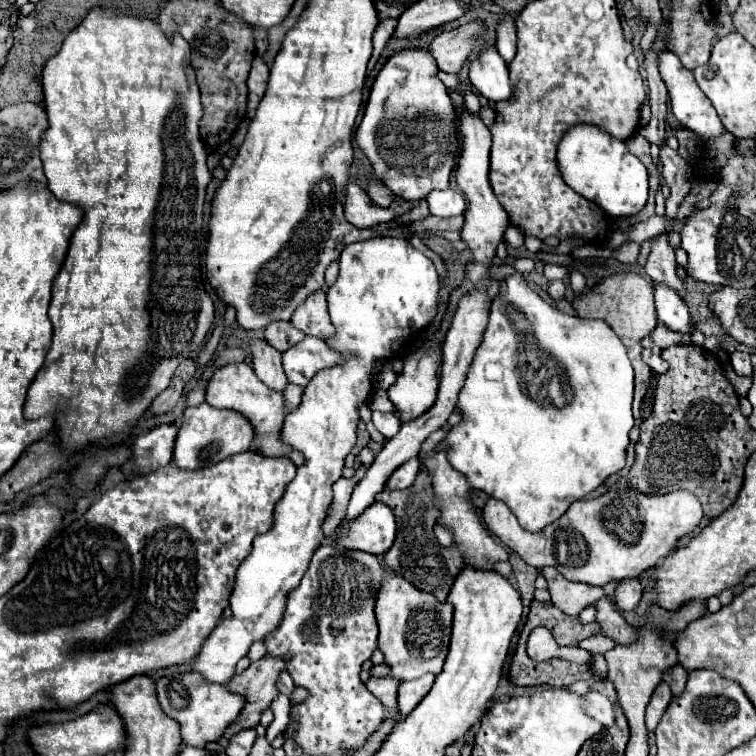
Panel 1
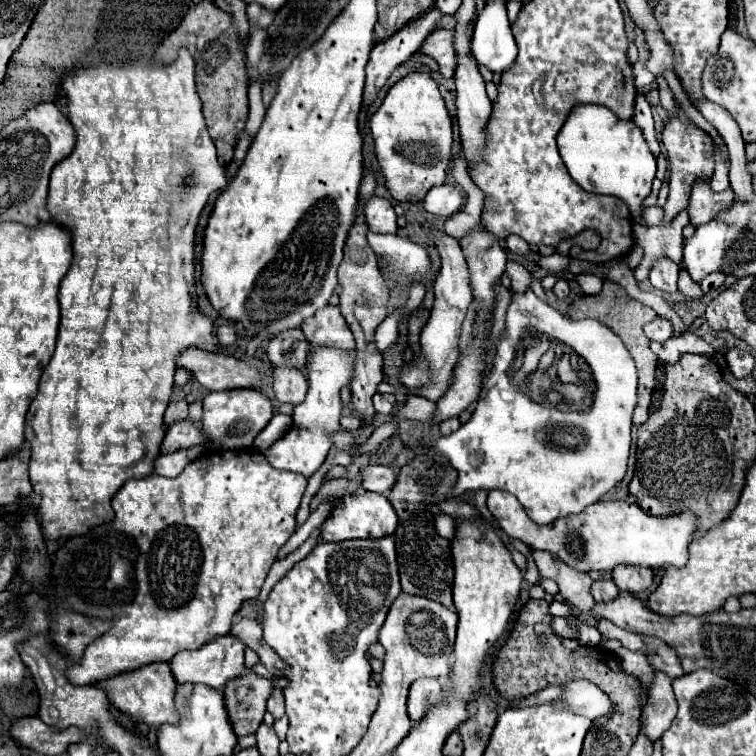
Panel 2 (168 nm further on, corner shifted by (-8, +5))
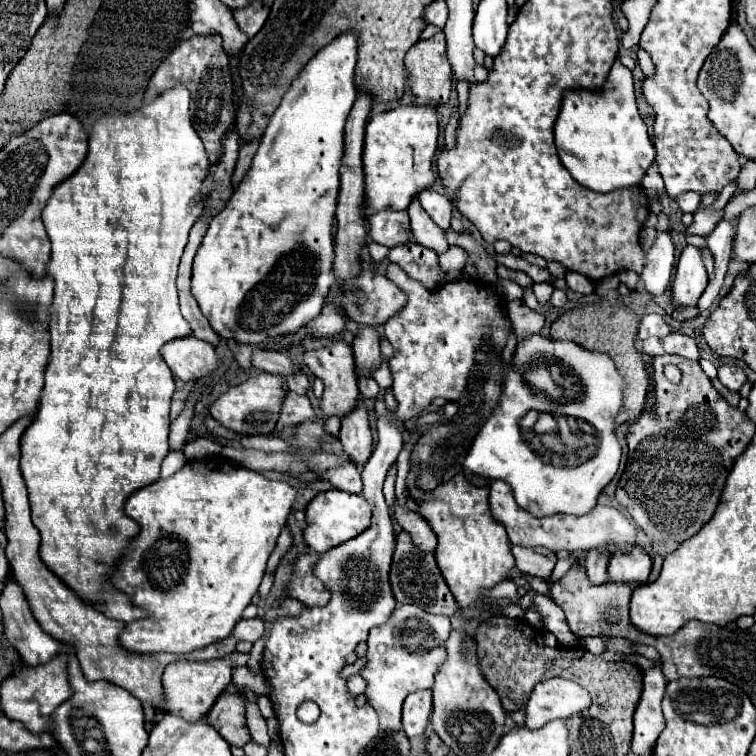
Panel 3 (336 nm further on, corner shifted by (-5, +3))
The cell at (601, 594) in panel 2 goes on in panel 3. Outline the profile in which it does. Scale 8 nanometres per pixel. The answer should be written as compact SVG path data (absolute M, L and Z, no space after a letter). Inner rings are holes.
M587 553L585 557L585 571L587 571L587 577L593 585L601 585L601 583L607 583L609 577L607 577L607 557L605 553Z

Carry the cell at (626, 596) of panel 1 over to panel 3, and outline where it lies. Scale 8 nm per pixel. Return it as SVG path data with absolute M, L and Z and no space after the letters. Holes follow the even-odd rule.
M633 549L633 553L617 555L609 559L609 579L615 583L643 585L651 573L651 557L645 549Z

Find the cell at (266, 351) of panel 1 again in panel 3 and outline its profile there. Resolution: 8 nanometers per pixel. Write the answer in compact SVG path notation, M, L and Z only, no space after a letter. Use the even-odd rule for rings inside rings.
M285 391L283 399L283 409L277 421L277 429L281 431L283 427L293 427L297 421L305 421L307 417L317 417L317 413L311 407L311 401L307 395L299 395L295 391Z

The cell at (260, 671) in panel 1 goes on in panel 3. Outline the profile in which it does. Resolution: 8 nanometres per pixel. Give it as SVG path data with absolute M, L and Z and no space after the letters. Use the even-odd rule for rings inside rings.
M221 693L207 713L209 725L213 725L221 737L235 747L243 747L251 741L245 721L245 699L241 693Z

